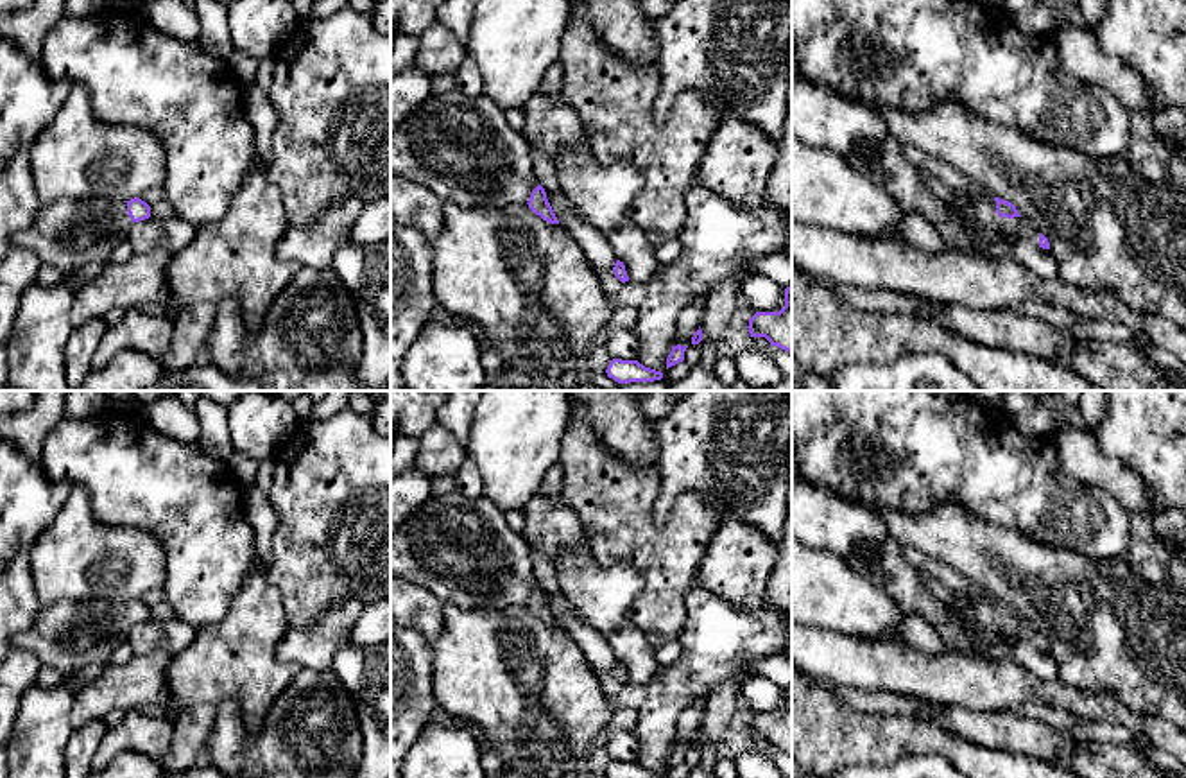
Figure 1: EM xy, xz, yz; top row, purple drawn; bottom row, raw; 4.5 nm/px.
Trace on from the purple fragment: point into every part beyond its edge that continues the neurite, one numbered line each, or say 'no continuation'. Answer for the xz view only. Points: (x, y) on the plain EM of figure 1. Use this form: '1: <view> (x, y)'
1: xz (461, 549)

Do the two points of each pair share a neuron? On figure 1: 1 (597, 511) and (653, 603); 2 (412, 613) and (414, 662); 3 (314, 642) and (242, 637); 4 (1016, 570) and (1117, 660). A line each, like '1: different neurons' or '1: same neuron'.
1: same neuron
2: different neurons
3: different neurons
4: same neuron

